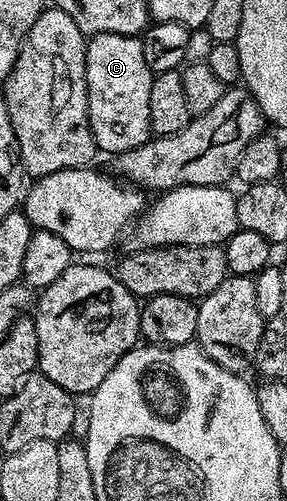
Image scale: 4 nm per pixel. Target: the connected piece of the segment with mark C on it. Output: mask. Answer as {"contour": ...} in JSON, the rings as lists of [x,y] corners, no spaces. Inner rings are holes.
{"contour":[[[97,33],[87,41],[87,121],[95,133],[95,147],[100,153],[133,150],[152,139],[149,122],[149,90],[153,73],[145,62],[143,41],[138,35]]]}

